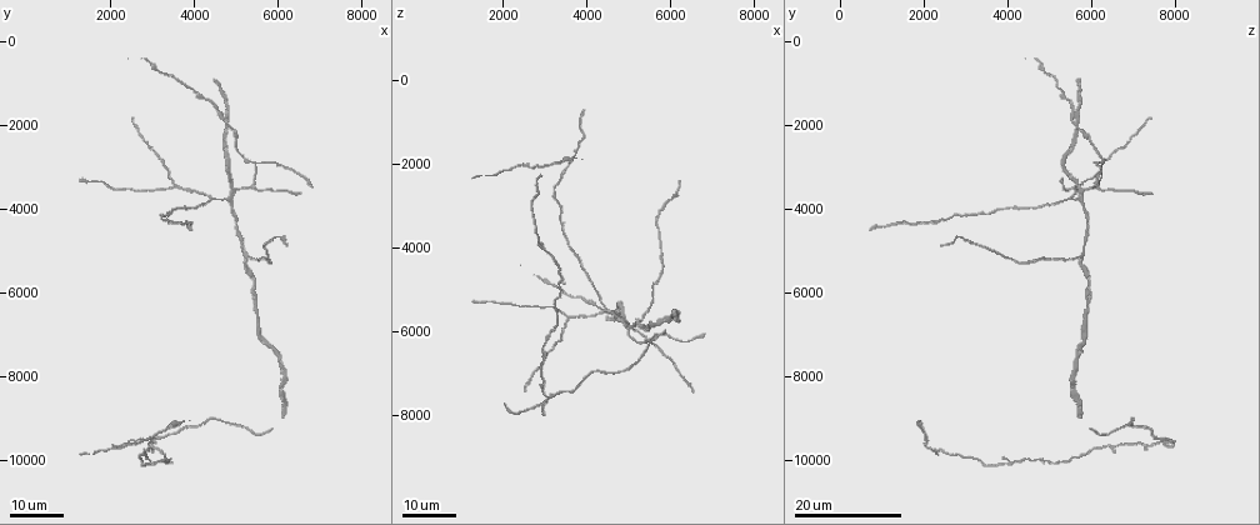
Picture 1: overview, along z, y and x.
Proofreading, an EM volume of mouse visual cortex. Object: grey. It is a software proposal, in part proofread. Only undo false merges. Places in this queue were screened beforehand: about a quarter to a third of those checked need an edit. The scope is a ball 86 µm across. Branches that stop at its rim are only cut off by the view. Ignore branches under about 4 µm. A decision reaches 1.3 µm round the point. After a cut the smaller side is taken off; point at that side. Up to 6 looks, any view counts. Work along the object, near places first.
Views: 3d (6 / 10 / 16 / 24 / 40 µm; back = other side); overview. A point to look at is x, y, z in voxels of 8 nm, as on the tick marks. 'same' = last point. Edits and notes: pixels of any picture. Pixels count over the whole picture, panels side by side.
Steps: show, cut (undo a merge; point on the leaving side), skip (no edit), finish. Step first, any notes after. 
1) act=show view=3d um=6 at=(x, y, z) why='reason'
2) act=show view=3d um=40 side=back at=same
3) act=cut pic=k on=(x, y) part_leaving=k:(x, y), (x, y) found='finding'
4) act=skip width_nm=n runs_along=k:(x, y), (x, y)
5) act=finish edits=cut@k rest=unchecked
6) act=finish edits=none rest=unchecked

act=show view=3d um=24 at=(5250, 5100, 5800) why='thin arm on a thick one'

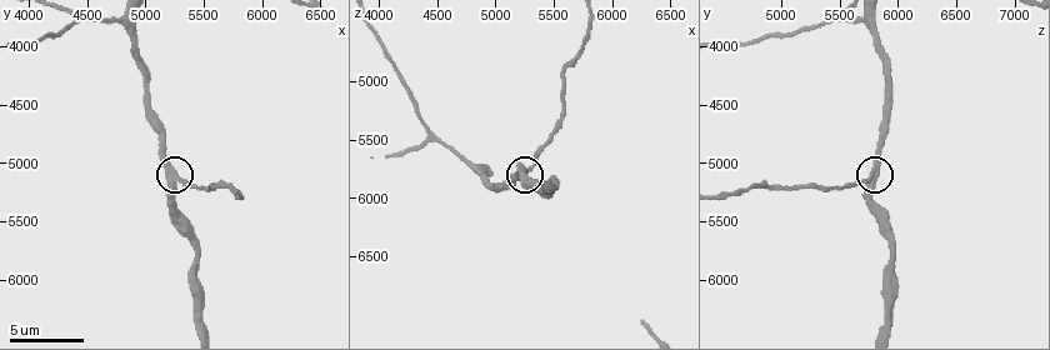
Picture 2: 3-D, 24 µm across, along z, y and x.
act=show view=3d um=6 at=(5320, 5140, 5740)

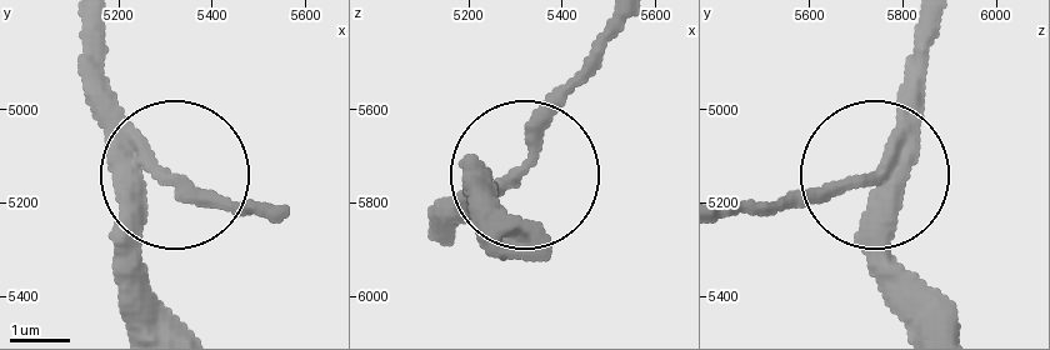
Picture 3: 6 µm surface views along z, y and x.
act=skip arms=3 runs_along=3:(934, 329), (909, 300), (880, 185), (845, 180), (745, 210) found='continuous, no second neuron'

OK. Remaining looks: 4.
act=show view=3d um=16 at=(4800, 1950, 5650) why='four arms meet'

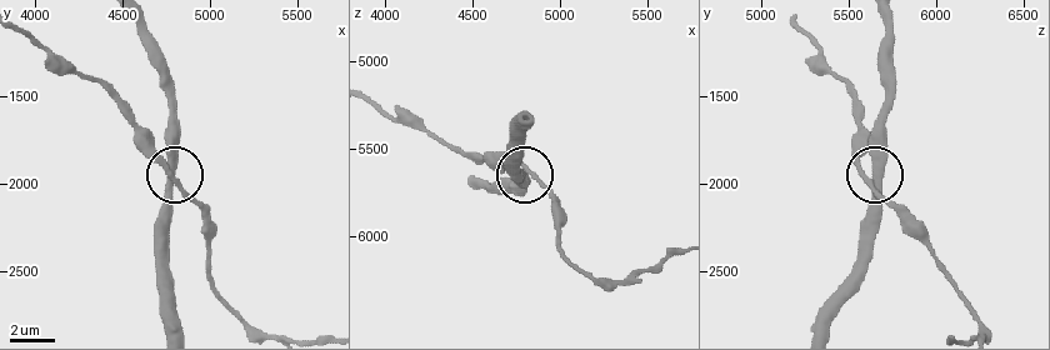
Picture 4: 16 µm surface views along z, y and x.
act=show view=3d um=6 at=same

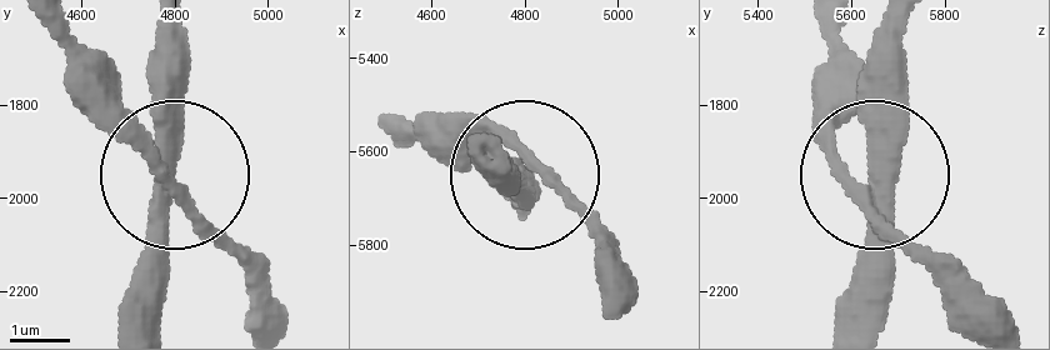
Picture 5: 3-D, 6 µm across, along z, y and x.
act=skip found='one neuron here'

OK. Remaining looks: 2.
act=show view=3d um=16 at=(5450, 3450, 6150) why='three arms meet'

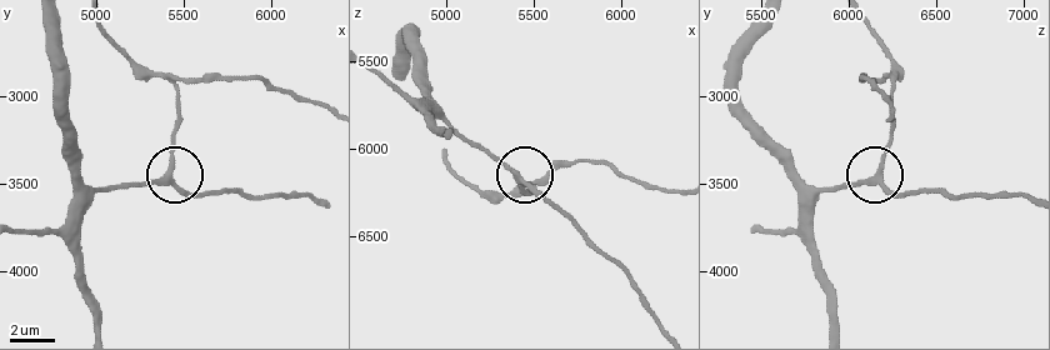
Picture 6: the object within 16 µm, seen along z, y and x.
act=show view=3d um=6 at=(5420, 3460, 6160) why='zoom in'

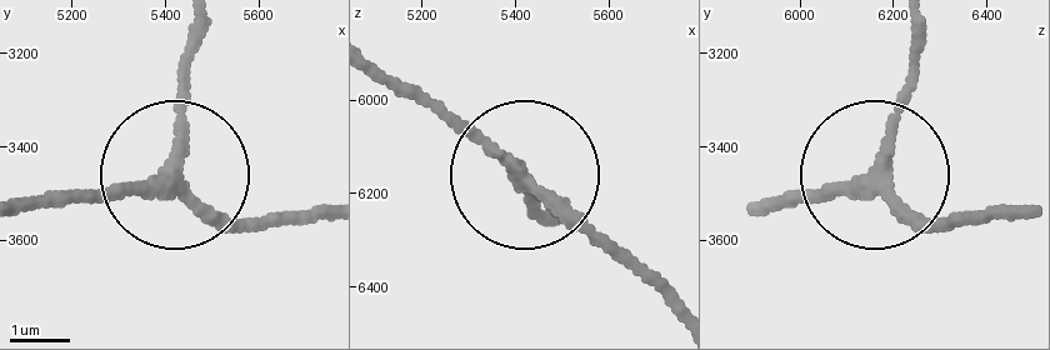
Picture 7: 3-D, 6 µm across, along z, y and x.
act=skip runs_along=7:(28, 208), (178, 183), (223, 213), (276, 218) found='one neuron here'

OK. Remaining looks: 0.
act=finish edits=none rest=unchecked

